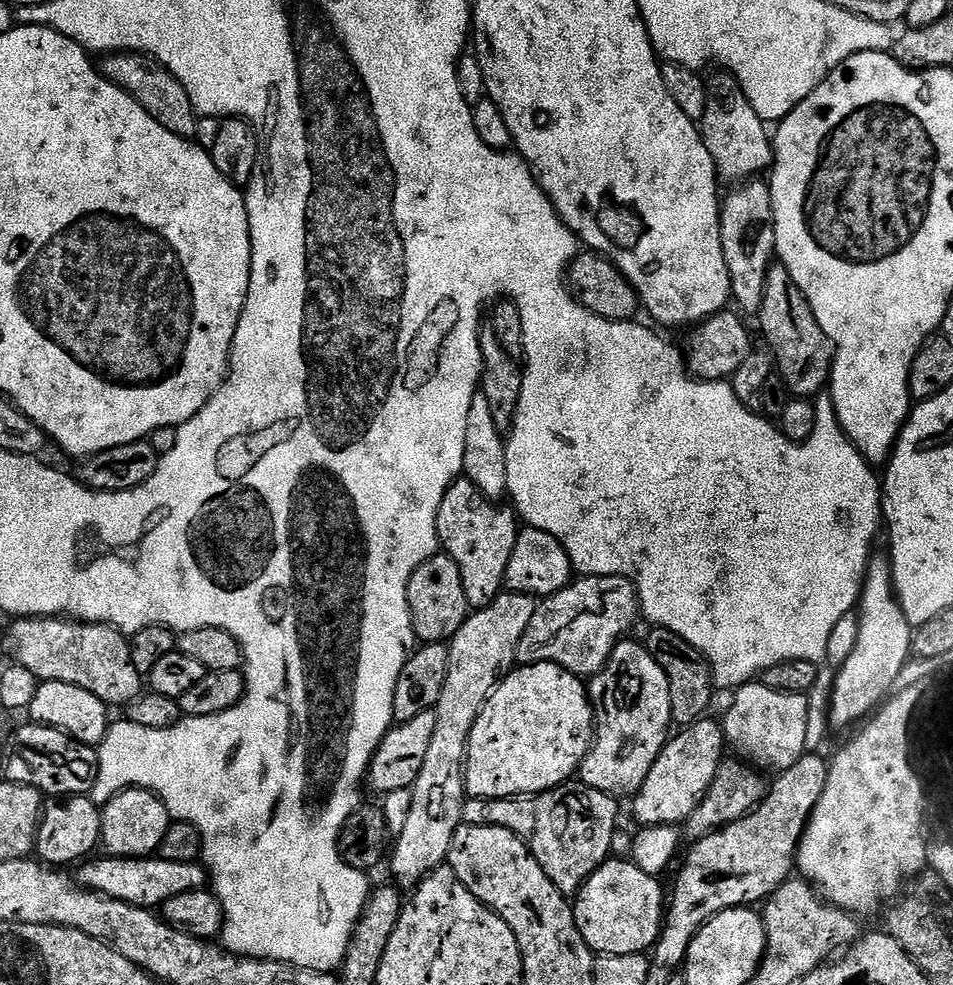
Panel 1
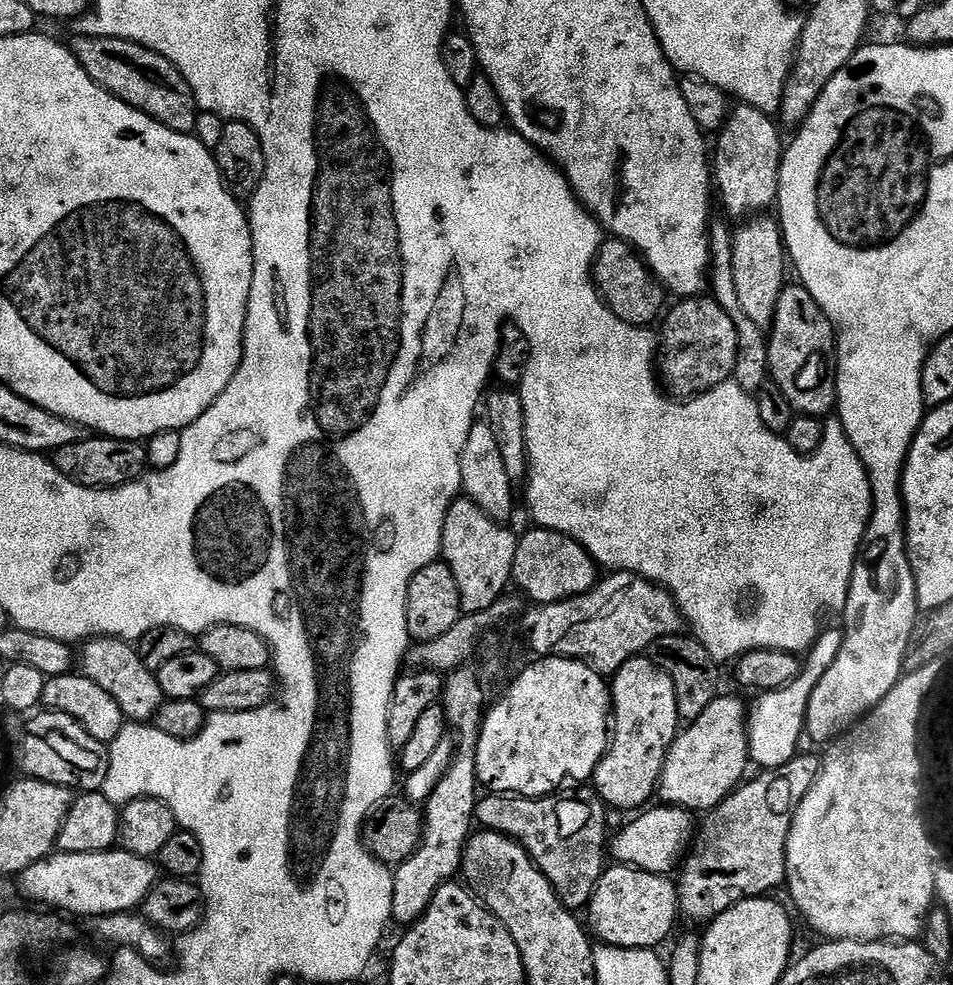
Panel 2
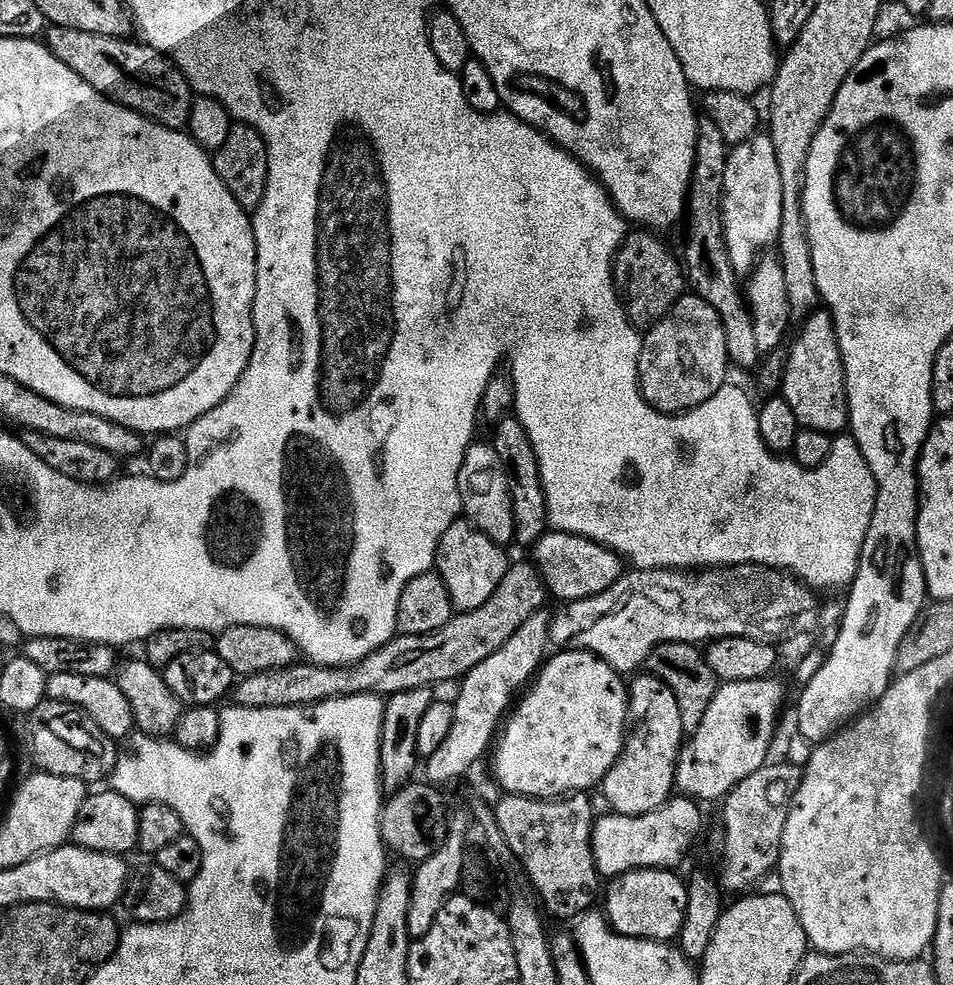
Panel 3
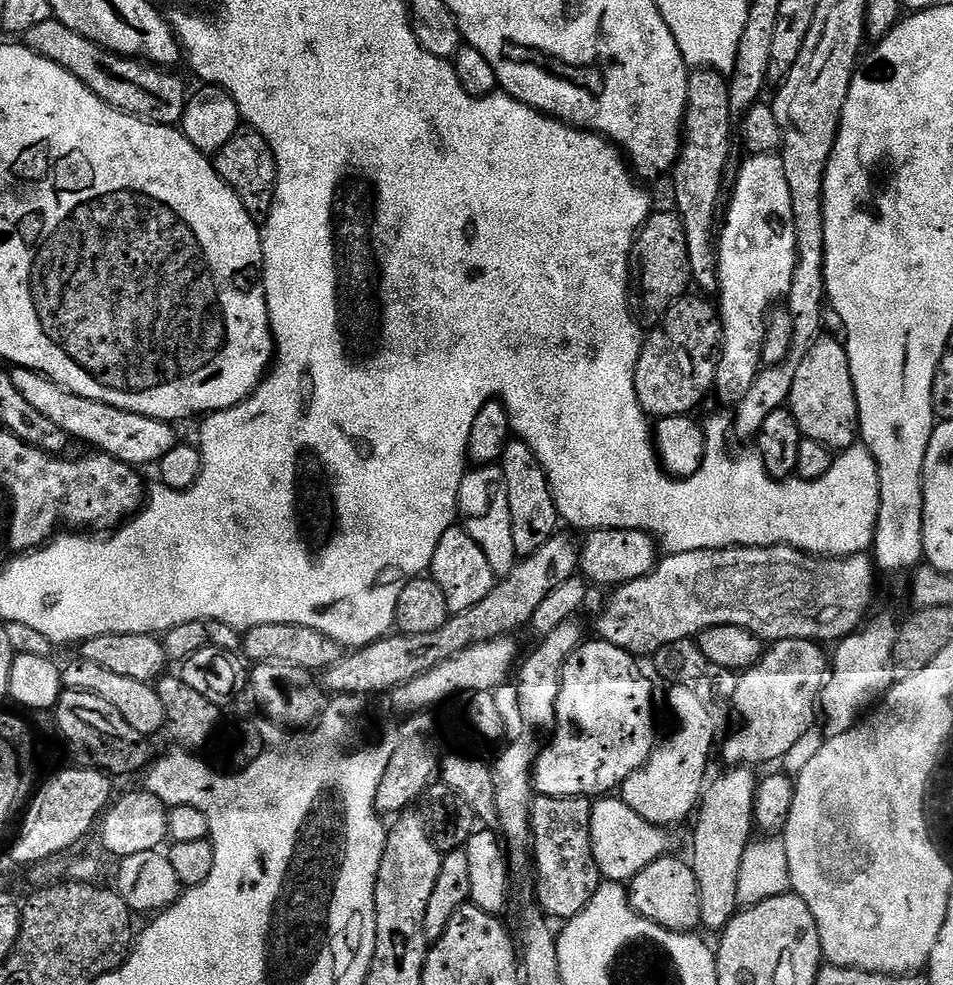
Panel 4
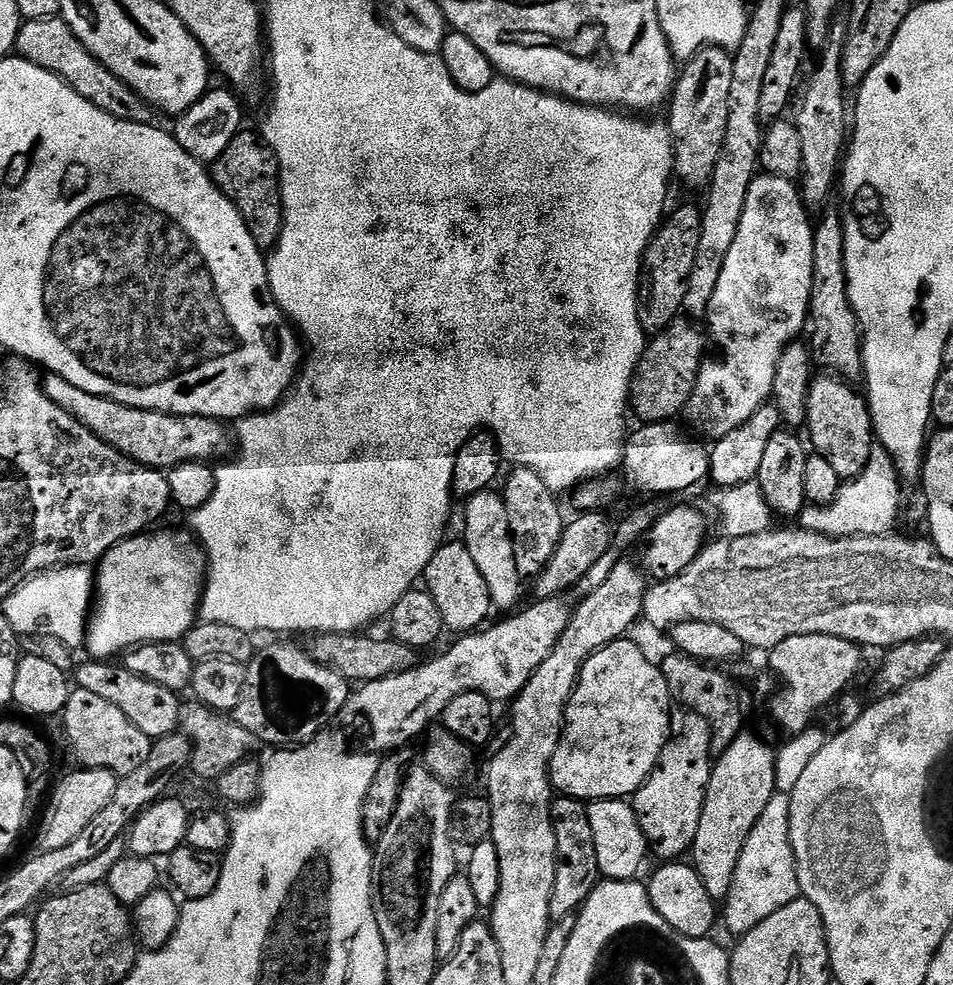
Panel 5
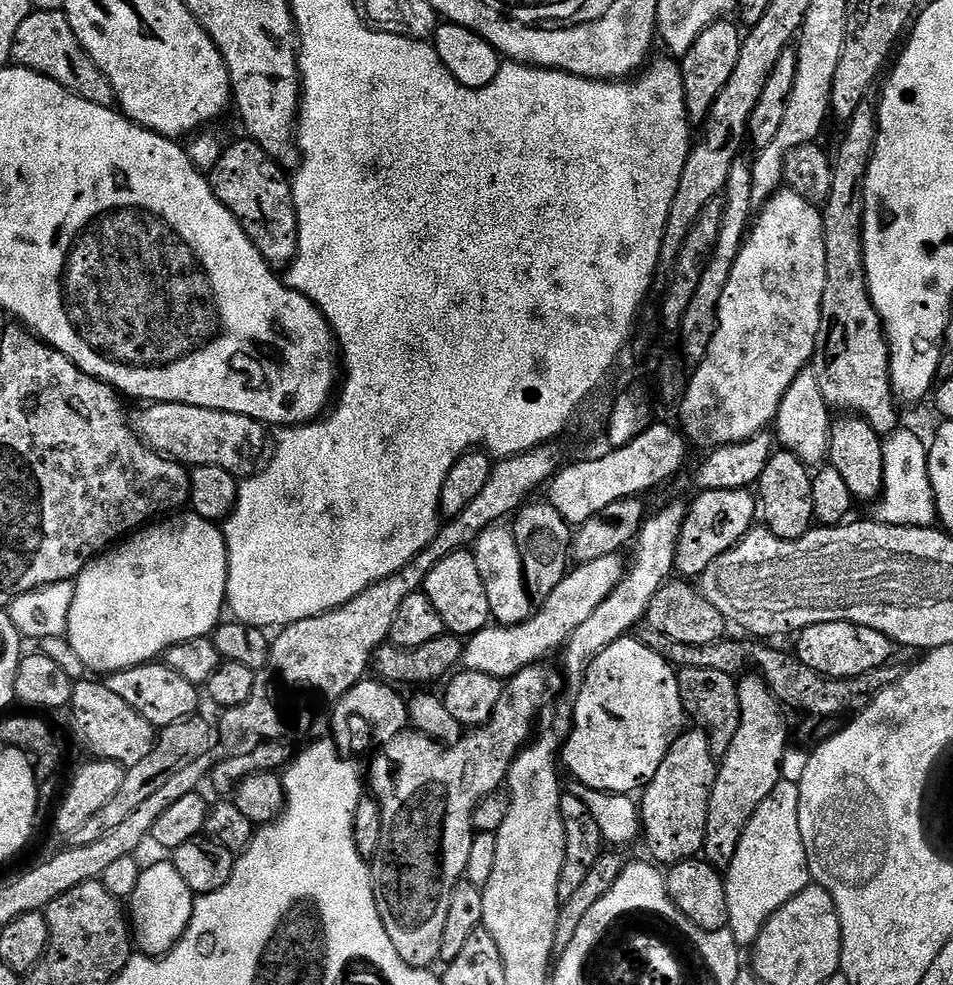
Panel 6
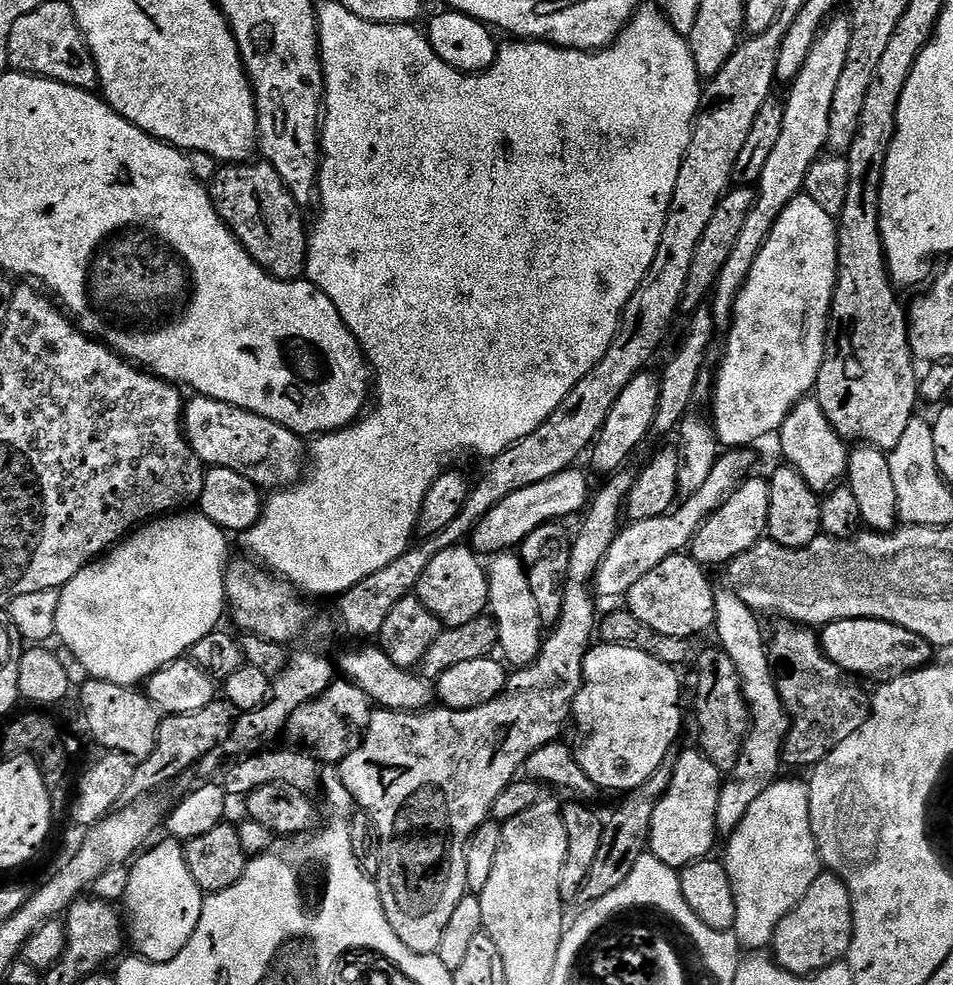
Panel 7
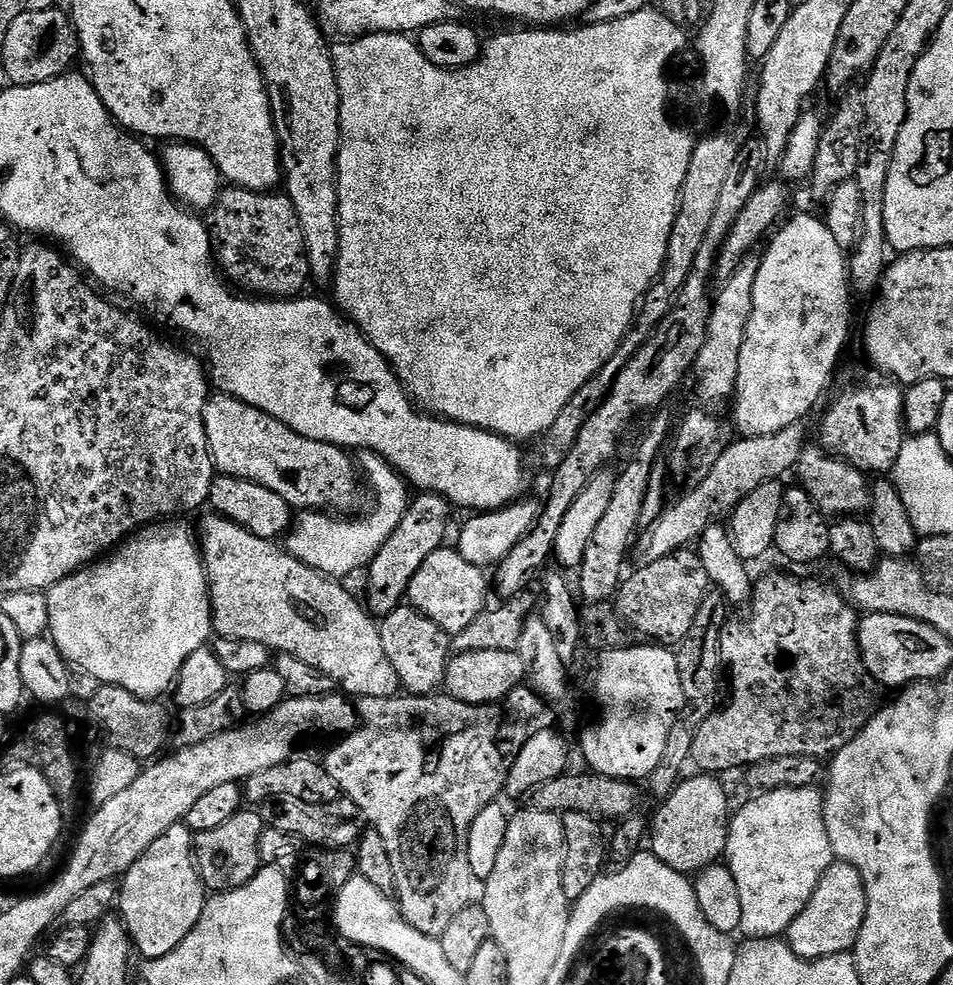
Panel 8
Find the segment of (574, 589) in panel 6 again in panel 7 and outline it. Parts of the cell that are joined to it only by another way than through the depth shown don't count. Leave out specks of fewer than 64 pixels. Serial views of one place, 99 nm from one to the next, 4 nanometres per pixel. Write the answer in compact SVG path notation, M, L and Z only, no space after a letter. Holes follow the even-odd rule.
M739 448L721 453L702 488L685 497L673 511L650 520L625 525L611 543L606 558L599 564L593 576L593 591L602 598L625 597L631 586L634 586L643 575L648 574L654 566L660 565L668 556L685 551L706 518L722 504L725 497L745 481L743 478L754 462L752 452L748 448Z

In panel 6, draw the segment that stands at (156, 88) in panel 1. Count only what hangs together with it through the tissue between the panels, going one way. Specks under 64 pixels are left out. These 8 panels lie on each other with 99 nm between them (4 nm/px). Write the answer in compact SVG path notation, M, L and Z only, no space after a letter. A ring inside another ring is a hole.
M62 12L28 13L28 17L18 26L18 34L14 34L12 60L20 63L21 69L29 73L45 76L70 90L78 98L86 98L86 102L94 102L98 106L113 107L116 95L102 70L86 54L86 50L78 42L74 30L70 26L67 14Z

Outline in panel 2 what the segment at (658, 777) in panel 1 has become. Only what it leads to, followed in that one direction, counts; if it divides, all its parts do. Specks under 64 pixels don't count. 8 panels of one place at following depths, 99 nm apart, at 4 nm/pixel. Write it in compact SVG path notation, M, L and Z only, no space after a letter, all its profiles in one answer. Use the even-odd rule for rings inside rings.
M724 694L717 695L716 699L710 702L710 706L706 706L702 710L702 714L698 714L689 724L692 724L683 729L677 735L675 742L670 746L670 750L666 754L666 762L664 763L664 769L660 775L660 786L658 789L659 799L664 799L661 801L667 802L669 805L675 806L677 808L688 809L693 814L707 814L712 811L713 808L716 808L718 805L723 802L729 796L731 792L736 791L740 787L742 781L745 779L744 771L747 770L748 766L750 767L750 759L748 753L748 718L749 718L749 709L745 706L742 701L739 700L736 696L724 696Z

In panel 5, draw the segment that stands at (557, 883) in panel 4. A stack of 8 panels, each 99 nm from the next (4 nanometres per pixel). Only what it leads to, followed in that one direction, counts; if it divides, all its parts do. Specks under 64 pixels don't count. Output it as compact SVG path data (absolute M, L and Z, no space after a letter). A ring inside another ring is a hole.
M557 795L552 802L552 825L556 835L556 877L550 898L553 918L575 913L596 889L601 879L598 854L595 853L594 832L588 817L588 804L572 796Z

